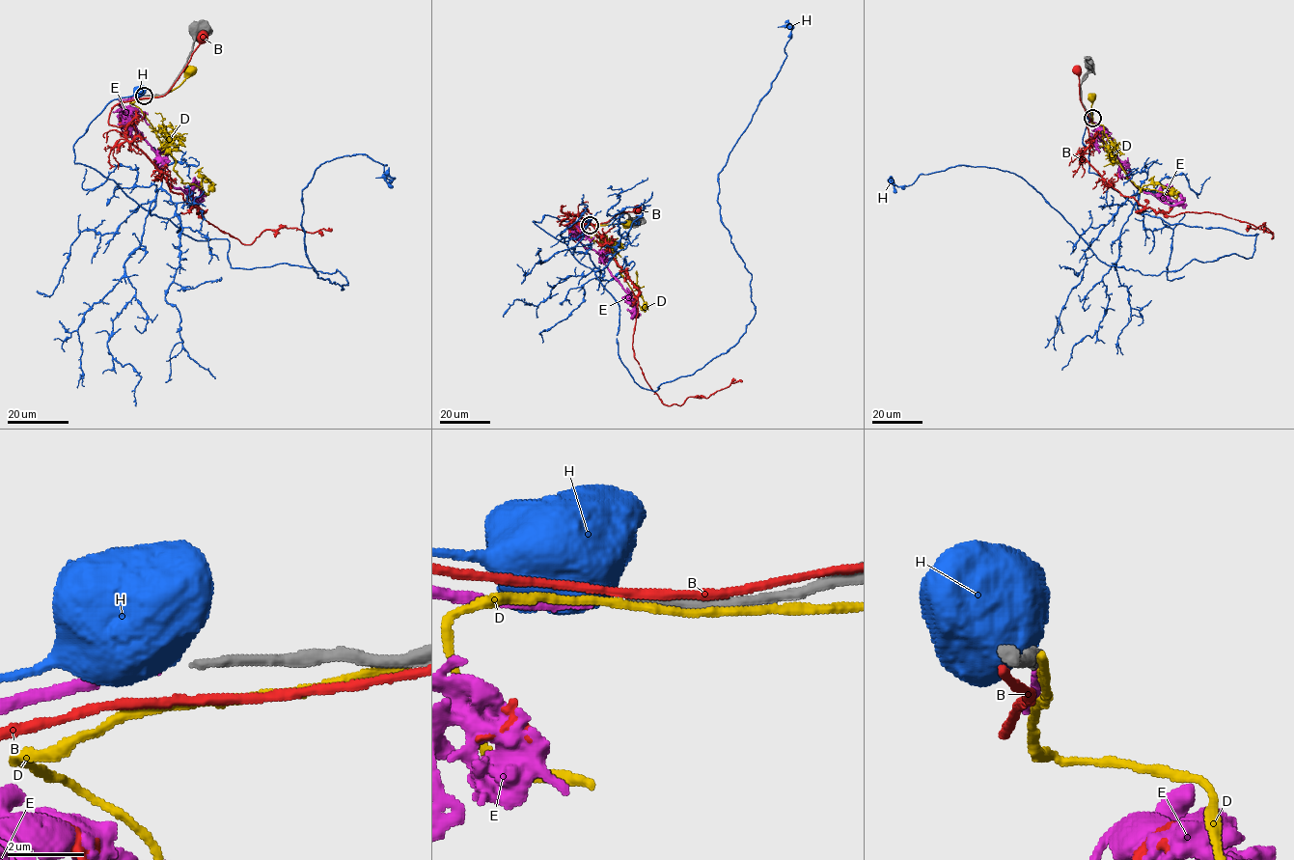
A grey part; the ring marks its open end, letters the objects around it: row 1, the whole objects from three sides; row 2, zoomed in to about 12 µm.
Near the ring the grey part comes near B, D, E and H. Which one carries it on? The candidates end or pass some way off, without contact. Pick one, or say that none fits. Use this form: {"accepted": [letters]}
{"accepted": ["E"]}

